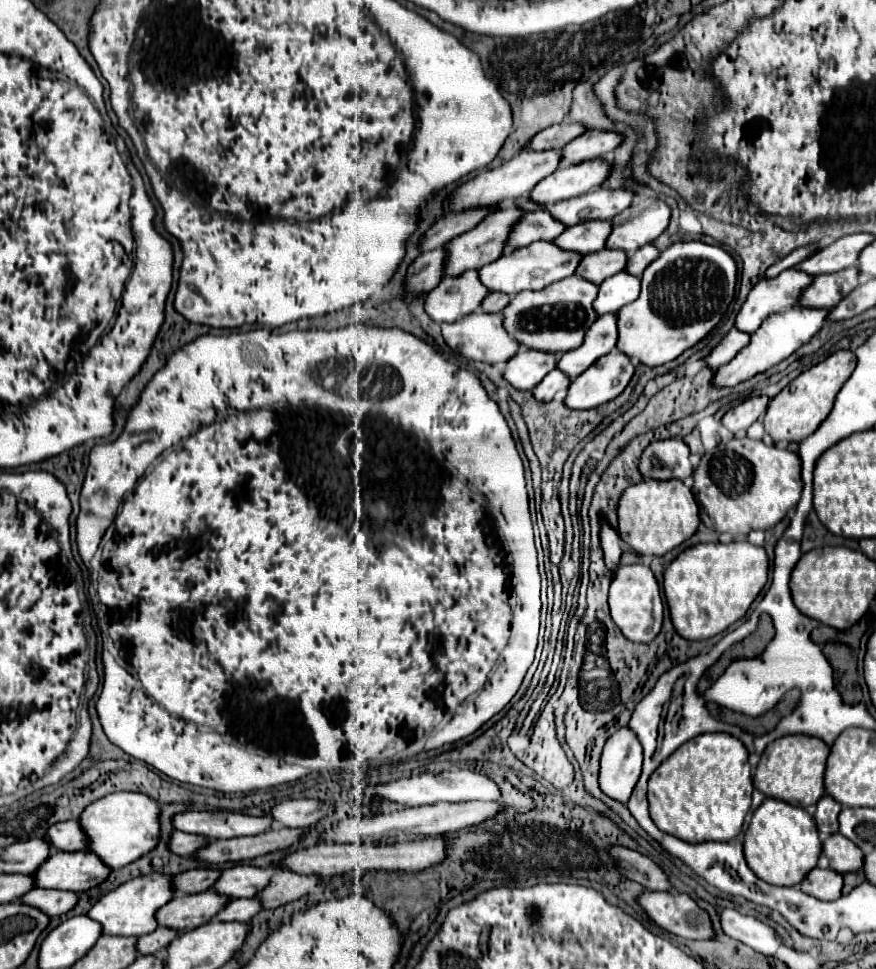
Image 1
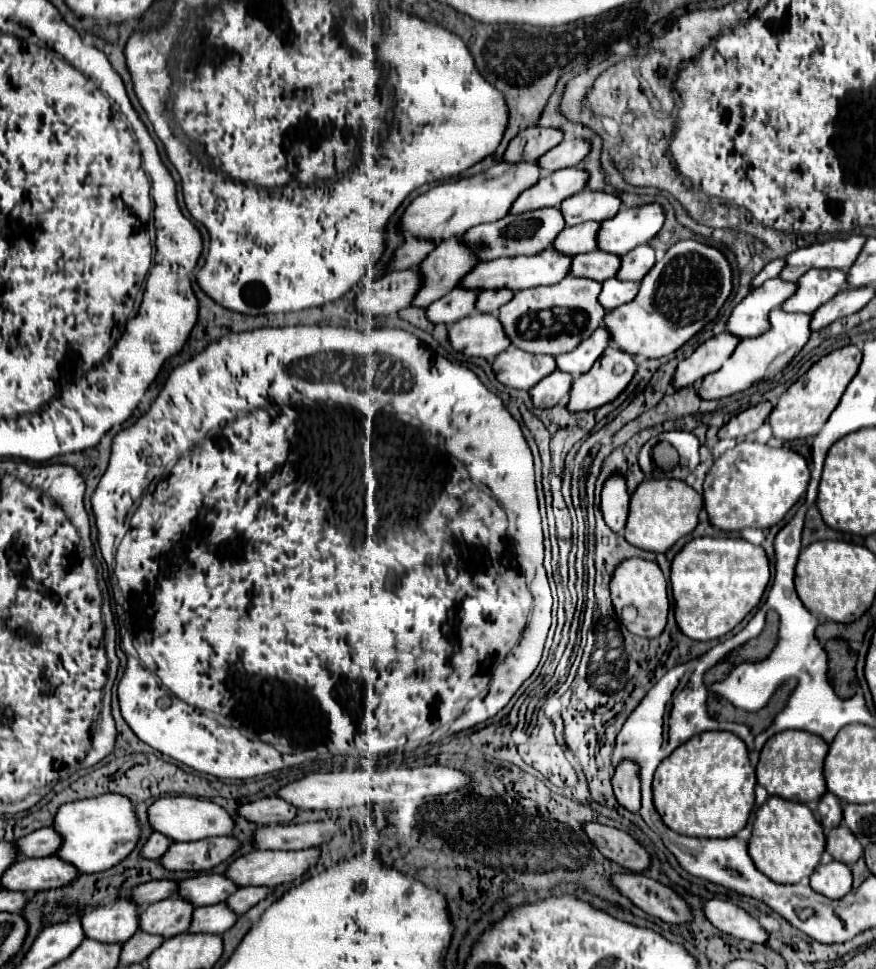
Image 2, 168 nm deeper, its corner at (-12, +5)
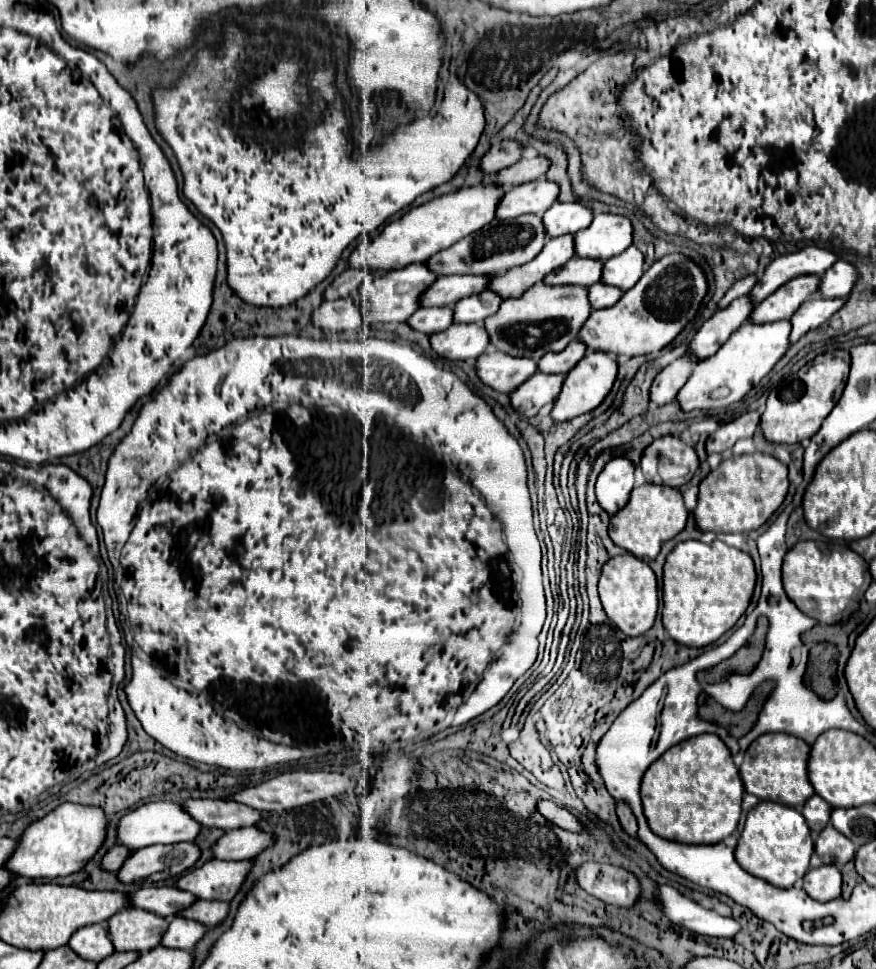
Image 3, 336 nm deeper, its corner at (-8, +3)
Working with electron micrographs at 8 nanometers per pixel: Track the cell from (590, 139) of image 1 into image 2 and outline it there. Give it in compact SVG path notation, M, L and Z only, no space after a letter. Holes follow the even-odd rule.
M581 138L575 140L563 140L561 144L557 144L553 150L545 152L539 160L537 166L541 166L541 170L561 170L561 168L571 168L571 166L579 166L581 160L587 156L589 152L589 144Z

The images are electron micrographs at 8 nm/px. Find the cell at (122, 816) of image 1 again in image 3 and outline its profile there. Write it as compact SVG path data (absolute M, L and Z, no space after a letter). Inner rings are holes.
M63 802L25 830L15 854L9 858L5 868L27 878L57 878L75 874L103 846L107 838L107 822L107 814L99 806Z

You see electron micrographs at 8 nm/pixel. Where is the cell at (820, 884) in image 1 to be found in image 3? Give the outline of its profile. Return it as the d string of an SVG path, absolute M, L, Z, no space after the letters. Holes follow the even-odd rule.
M823 864L805 874L805 892L819 902L829 902L841 896L841 872L833 864Z

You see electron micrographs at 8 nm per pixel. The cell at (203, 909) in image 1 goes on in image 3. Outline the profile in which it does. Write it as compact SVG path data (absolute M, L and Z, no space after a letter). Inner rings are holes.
M125 908L117 912L109 922L109 934L113 936L115 950L139 950L147 952L161 944L163 934L169 928L167 918L161 918L143 908Z

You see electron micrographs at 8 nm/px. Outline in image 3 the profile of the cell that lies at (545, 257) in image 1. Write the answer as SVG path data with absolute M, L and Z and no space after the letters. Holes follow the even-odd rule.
M451 274L451 276L439 276L437 282L433 282L433 288L425 292L421 306L453 306L461 298L467 298L471 294L481 294L489 288L493 276L489 274Z

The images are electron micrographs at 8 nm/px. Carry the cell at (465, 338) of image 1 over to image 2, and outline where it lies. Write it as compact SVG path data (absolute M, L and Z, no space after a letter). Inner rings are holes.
M473 312L467 318L463 318L461 322L455 322L447 328L449 332L449 342L451 348L455 352L463 352L465 356L477 356L477 358L485 358L487 362L491 362L499 352L503 352L509 346L509 338L505 336L501 322L493 316L493 314L481 314L481 312Z

